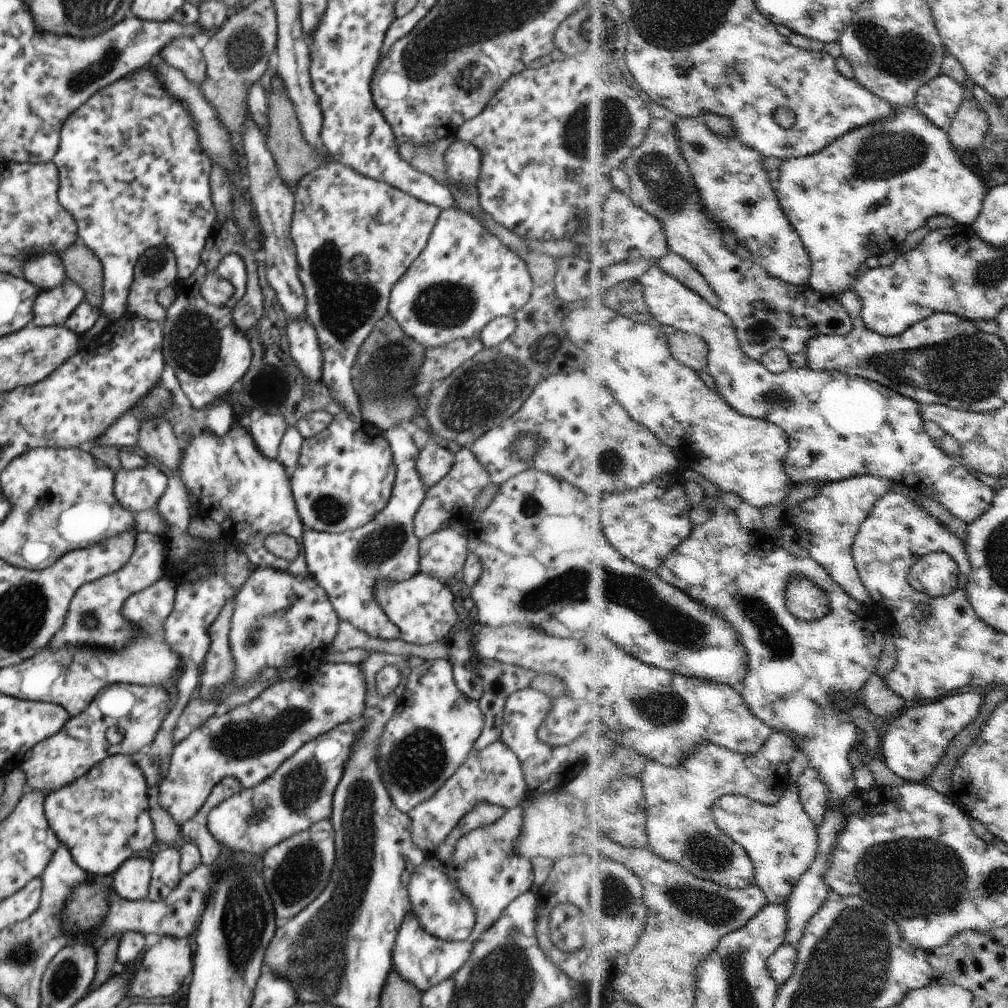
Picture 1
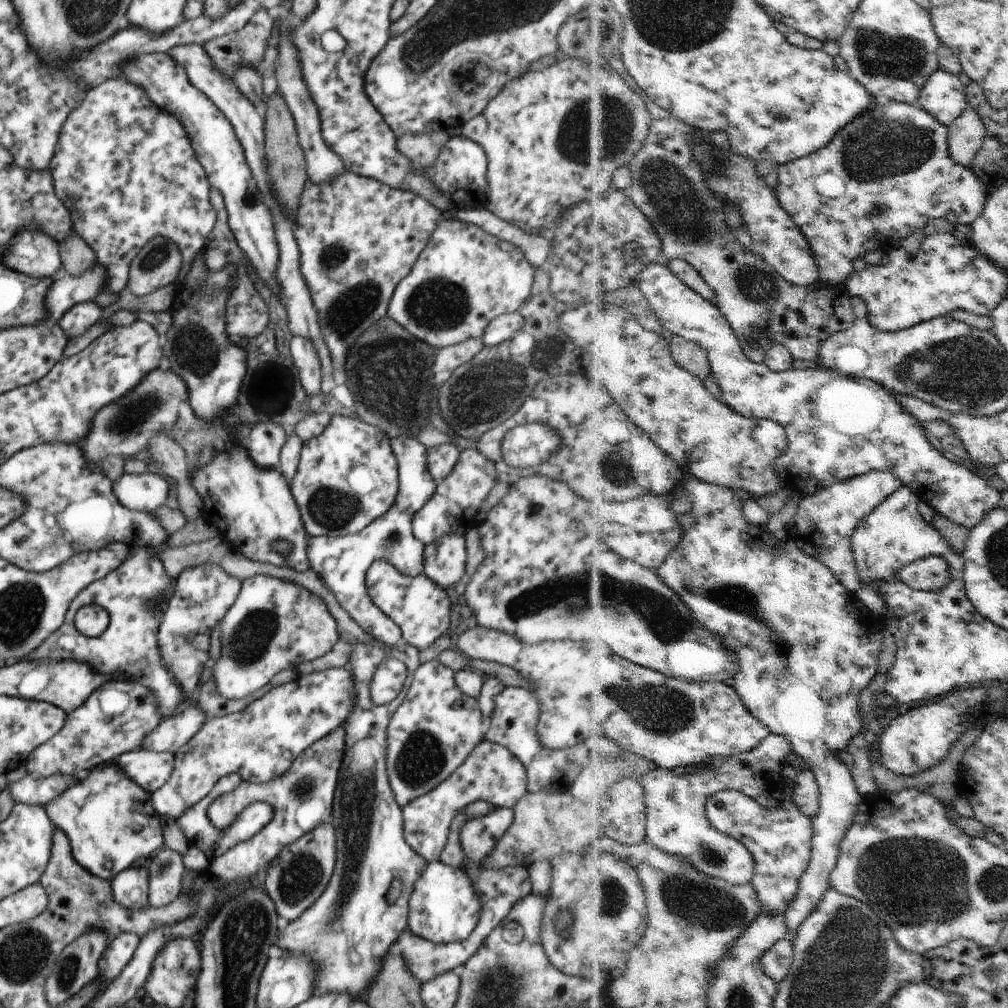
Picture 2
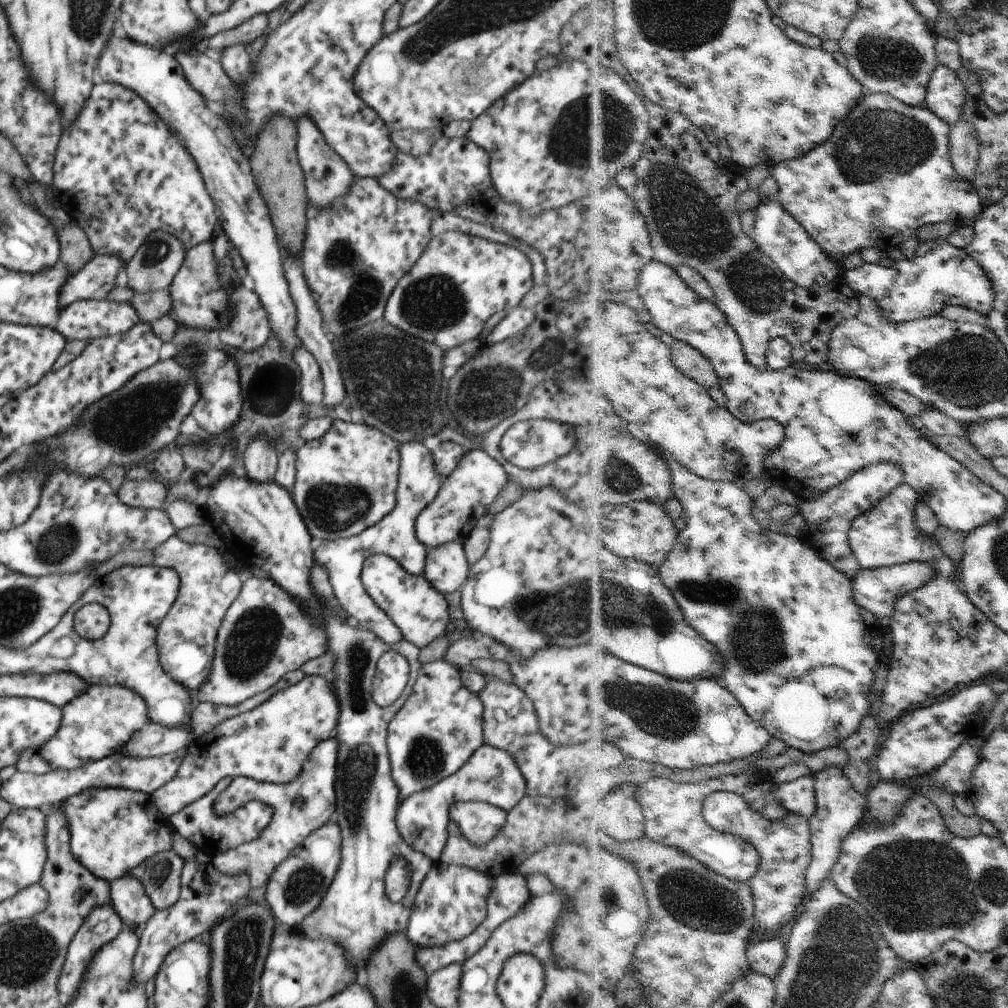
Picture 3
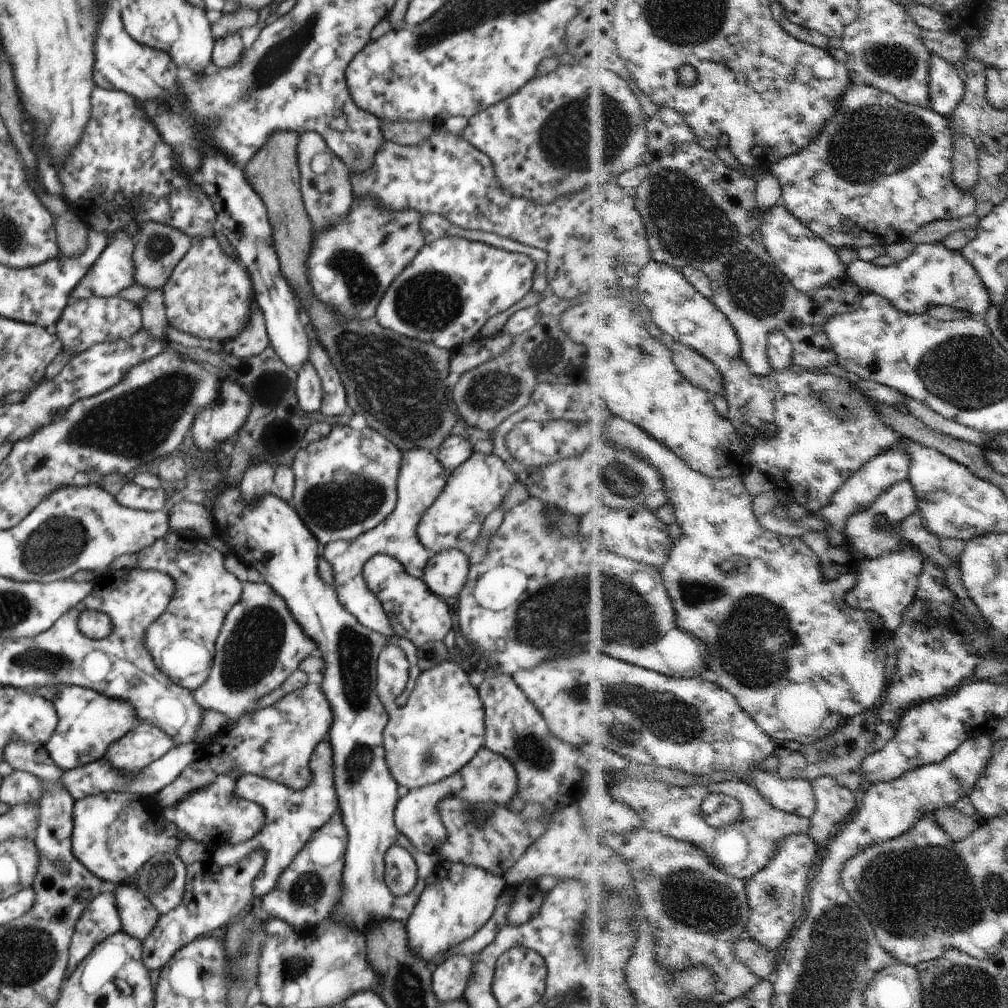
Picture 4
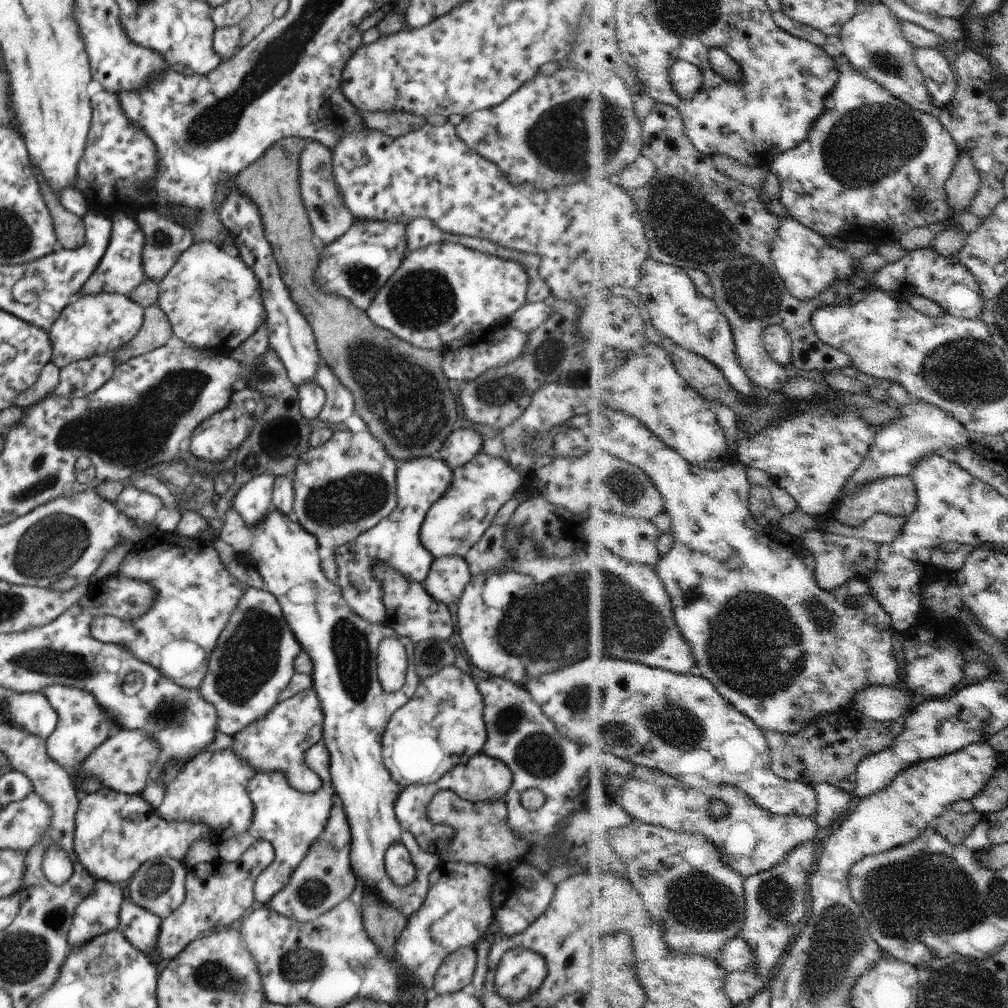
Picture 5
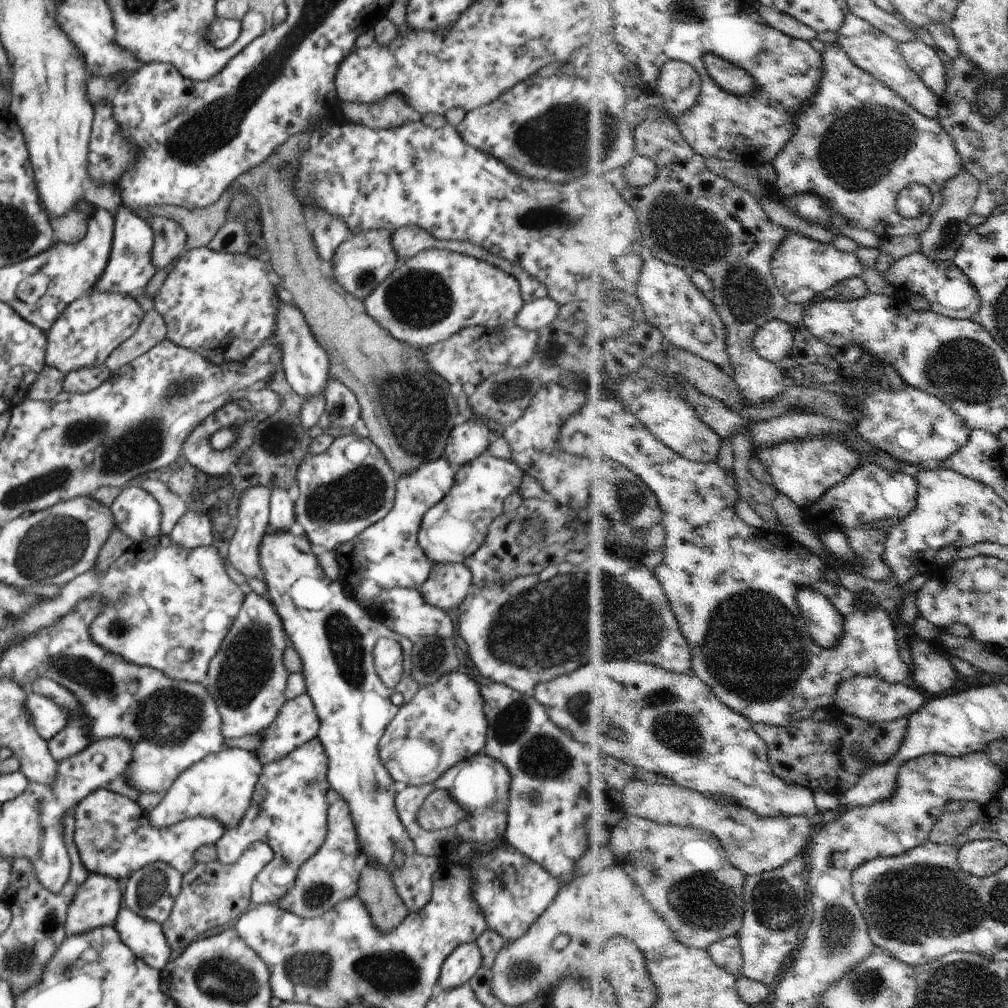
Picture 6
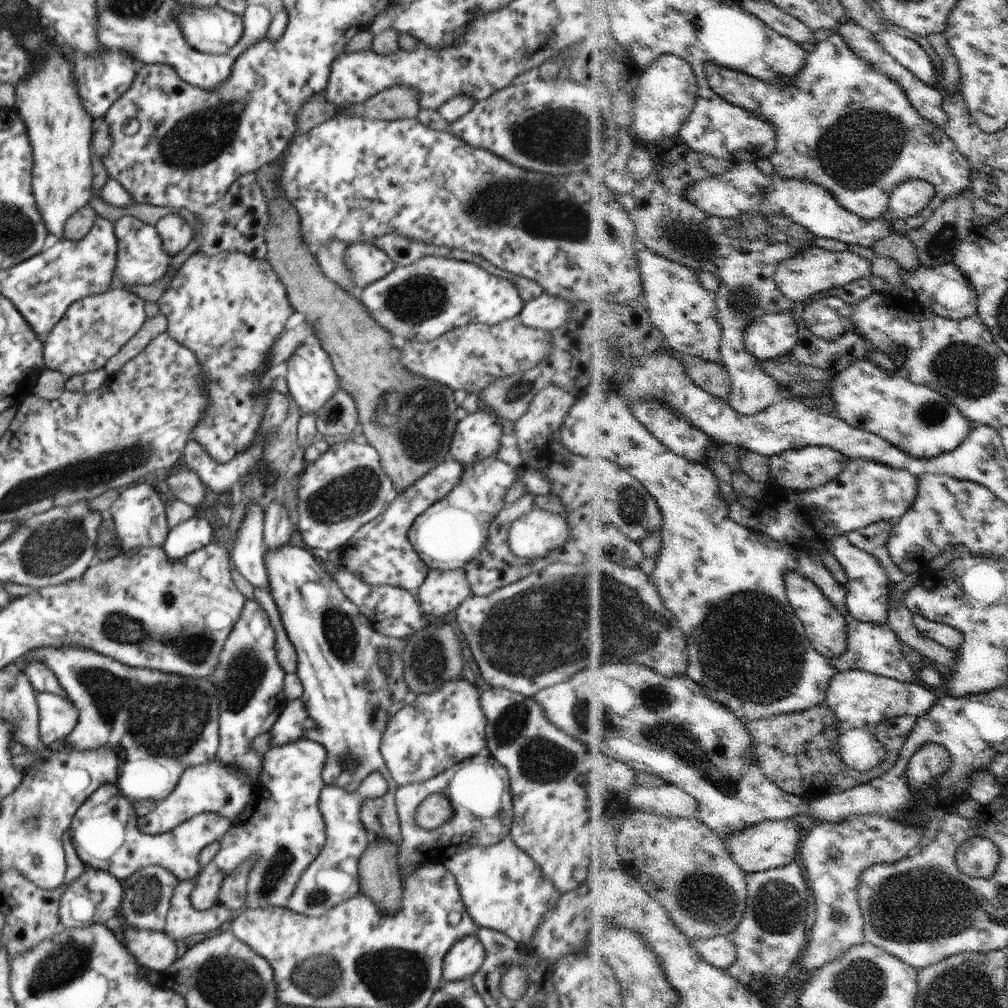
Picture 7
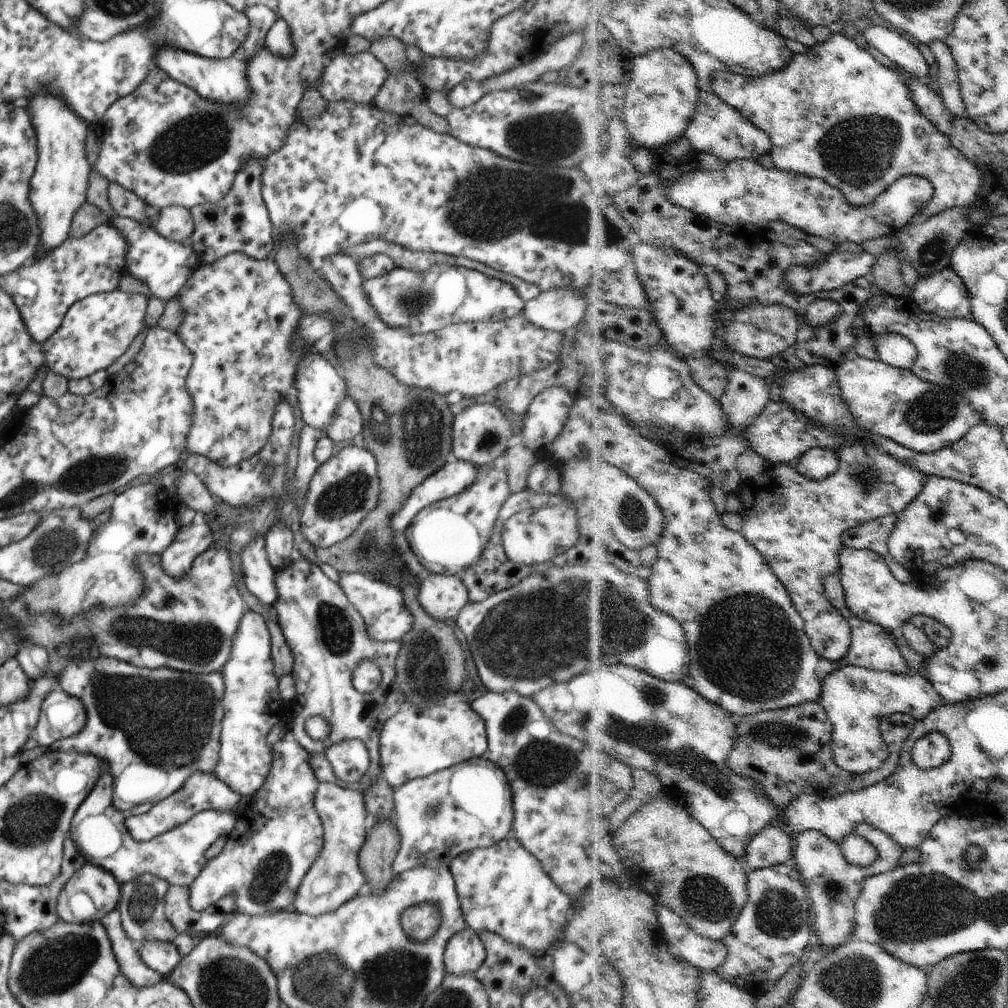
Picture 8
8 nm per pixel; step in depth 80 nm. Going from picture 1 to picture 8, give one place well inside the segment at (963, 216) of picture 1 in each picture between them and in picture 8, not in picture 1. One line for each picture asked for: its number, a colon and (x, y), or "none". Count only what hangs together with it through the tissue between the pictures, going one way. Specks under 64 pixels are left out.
2: (886, 175)
3: (887, 171)
4: (882, 169)
5: (871, 157)
6: (858, 144)
7: (842, 125)
8: (835, 113)

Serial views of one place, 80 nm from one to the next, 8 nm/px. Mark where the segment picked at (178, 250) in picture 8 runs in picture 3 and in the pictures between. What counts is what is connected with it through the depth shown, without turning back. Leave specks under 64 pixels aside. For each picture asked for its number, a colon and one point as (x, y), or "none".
3: (97, 277)
4: (112, 271)
5: (119, 271)
6: (128, 269)
7: (140, 260)

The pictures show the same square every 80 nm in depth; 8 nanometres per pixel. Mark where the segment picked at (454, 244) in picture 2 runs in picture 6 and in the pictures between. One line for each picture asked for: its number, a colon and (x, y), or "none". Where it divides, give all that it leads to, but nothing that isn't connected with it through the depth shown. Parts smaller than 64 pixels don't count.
3: (459, 280)
4: (444, 295)
5: (439, 293)
6: (437, 292)

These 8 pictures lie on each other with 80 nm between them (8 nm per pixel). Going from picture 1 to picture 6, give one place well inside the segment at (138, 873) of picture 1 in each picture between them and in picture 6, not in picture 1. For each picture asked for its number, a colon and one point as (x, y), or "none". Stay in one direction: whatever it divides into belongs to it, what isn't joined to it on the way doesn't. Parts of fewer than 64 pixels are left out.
2: (129, 887)
3: (127, 896)
4: (137, 915)
5: (140, 928)
6: (144, 938)

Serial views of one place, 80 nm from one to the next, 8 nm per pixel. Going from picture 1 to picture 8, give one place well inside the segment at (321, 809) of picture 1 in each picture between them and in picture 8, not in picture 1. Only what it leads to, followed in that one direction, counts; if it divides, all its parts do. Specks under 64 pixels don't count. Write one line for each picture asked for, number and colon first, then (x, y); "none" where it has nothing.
2: (301, 798)
3: (299, 806)
4: (291, 816)
5: (290, 821)
6: (287, 811)
7: (281, 828)
8: (276, 837)

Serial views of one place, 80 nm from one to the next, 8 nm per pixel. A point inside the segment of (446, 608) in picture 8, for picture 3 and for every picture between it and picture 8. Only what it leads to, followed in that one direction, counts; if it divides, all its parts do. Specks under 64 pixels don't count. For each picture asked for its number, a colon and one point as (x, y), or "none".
3: (445, 567)
4: (445, 573)
5: (447, 577)
6: (446, 585)
7: (441, 592)

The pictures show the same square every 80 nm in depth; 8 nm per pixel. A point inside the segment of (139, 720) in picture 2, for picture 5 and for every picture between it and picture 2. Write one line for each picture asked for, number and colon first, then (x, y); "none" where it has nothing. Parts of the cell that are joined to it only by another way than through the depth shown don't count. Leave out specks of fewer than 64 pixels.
3: (98, 722)
4: (87, 723)
5: (82, 726)

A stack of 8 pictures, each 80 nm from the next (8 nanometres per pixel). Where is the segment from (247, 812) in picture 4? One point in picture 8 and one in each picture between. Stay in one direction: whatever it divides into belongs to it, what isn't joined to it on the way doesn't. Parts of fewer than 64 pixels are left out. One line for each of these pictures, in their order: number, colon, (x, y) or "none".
5: (210, 789)
6: (220, 785)
7: (212, 787)
8: (201, 790)

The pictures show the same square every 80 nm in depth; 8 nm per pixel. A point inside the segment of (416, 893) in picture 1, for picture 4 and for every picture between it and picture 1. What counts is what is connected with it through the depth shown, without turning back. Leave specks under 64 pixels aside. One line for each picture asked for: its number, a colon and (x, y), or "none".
2: (442, 907)
3: (450, 902)
4: (456, 900)

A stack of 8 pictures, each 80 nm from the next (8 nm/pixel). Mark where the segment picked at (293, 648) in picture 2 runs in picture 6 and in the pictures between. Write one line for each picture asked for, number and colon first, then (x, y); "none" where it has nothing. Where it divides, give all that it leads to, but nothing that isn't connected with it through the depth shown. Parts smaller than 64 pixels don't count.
3: (263, 634)
4: (259, 644)
5: (252, 662)
6: (246, 678)

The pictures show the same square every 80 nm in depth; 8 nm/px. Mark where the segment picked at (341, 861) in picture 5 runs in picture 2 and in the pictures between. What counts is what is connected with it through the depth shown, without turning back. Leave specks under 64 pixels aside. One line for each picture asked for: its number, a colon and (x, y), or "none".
2: (293, 881)
3: (295, 886)
4: (305, 891)

